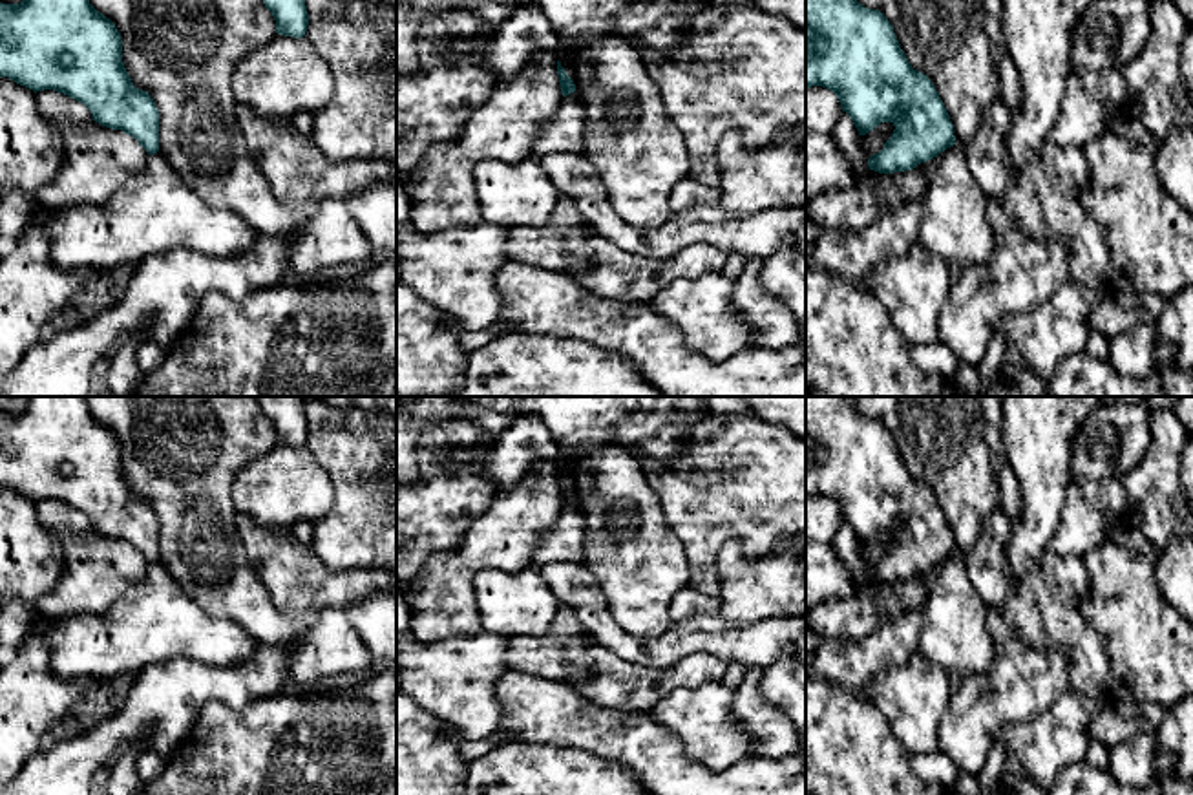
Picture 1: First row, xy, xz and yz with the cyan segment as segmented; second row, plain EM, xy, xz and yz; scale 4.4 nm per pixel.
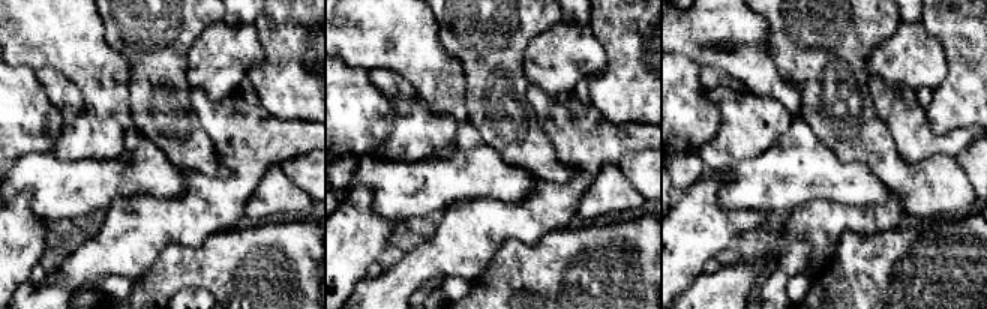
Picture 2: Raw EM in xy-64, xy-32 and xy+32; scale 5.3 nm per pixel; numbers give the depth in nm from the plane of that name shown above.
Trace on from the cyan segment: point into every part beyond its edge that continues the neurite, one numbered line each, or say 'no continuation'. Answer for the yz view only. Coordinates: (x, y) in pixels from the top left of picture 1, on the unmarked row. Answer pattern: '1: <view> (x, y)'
no continuation

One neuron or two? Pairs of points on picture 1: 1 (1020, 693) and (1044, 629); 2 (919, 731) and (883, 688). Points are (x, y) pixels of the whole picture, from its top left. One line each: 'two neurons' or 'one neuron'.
1: two neurons
2: one neuron

